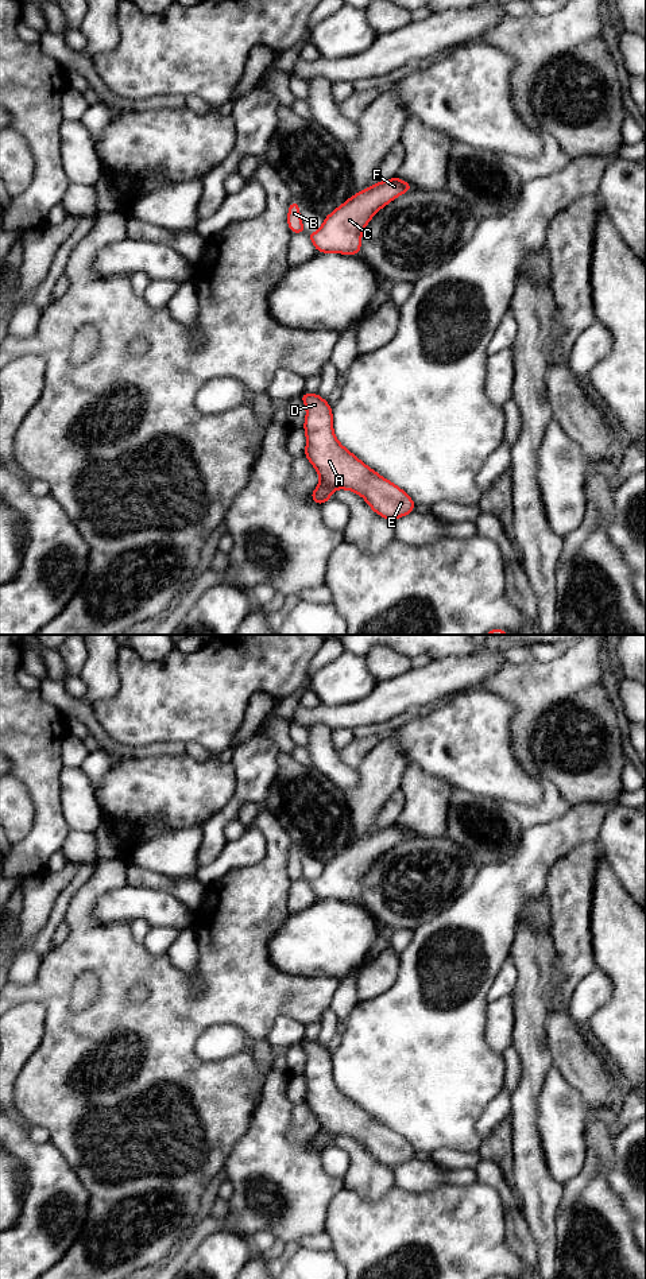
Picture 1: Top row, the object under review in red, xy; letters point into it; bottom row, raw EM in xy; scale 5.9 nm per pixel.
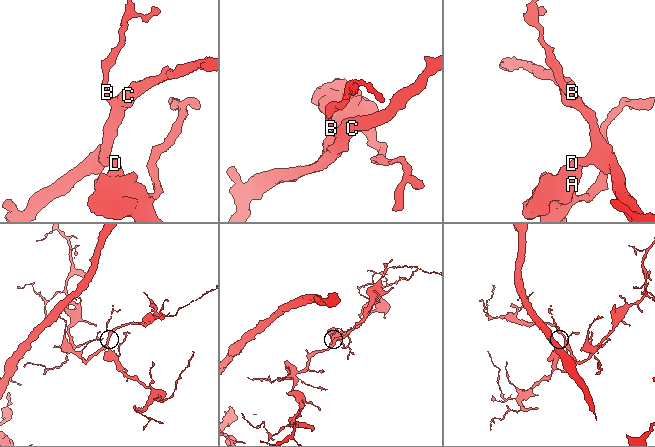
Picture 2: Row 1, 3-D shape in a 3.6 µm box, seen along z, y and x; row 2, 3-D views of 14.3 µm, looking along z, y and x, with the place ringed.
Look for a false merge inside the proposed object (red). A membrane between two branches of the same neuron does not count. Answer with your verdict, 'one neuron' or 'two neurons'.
one neuron

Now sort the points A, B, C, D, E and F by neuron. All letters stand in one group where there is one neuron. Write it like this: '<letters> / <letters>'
A B C D E F

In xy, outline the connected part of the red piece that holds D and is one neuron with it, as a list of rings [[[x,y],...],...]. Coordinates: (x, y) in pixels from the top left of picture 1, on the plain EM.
[[[306,1039],[301,1046],[306,1053],[305,1104],[320,1123],[312,1147],[322,1152],[332,1146],[333,1136],[348,1136],[360,1142],[374,1159],[391,1170],[414,1158],[415,1150],[403,1136],[368,1115],[337,1088],[332,1054],[325,1046]]]

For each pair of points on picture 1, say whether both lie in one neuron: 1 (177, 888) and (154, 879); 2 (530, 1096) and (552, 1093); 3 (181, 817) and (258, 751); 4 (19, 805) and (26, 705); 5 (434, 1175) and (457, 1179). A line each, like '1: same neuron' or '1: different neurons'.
1: same neuron
2: different neurons
3: different neurons
4: different neurons
5: same neuron

